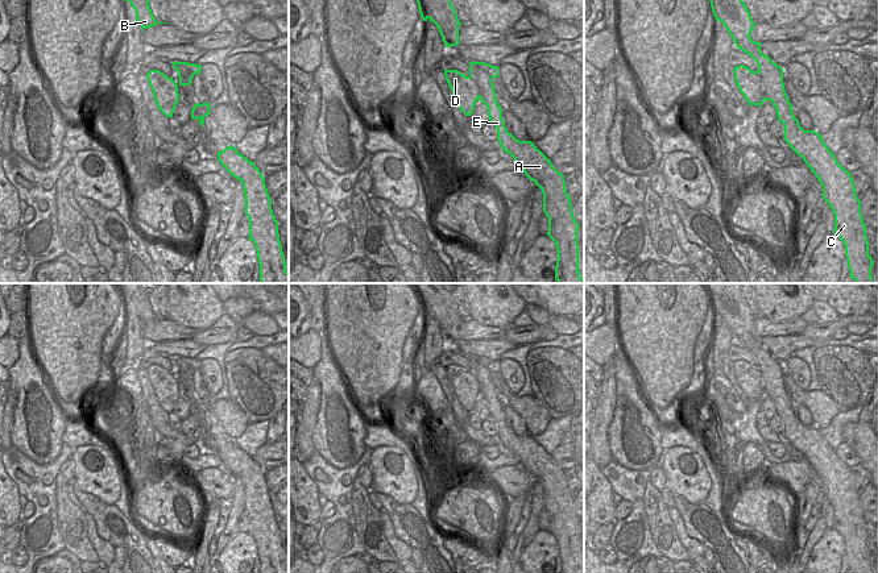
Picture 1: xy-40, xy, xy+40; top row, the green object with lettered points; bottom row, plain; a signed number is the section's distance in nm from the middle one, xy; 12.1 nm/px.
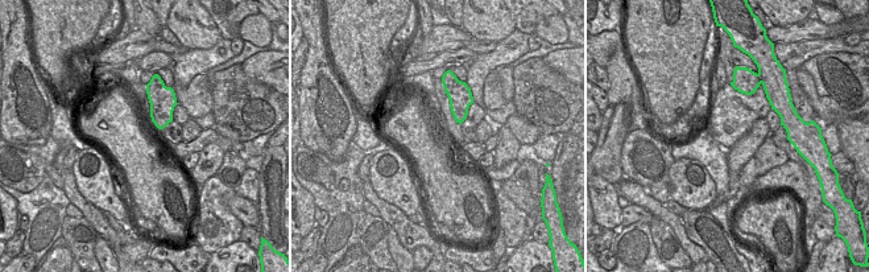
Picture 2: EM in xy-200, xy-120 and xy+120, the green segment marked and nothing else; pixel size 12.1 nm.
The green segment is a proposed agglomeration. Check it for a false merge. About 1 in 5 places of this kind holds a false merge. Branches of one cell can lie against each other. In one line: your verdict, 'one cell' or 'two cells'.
two cells

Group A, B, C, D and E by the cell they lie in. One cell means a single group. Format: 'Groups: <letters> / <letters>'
Groups: A B C E / D.

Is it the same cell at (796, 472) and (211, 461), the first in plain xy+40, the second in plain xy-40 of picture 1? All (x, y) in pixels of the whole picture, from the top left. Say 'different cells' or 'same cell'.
different cells

